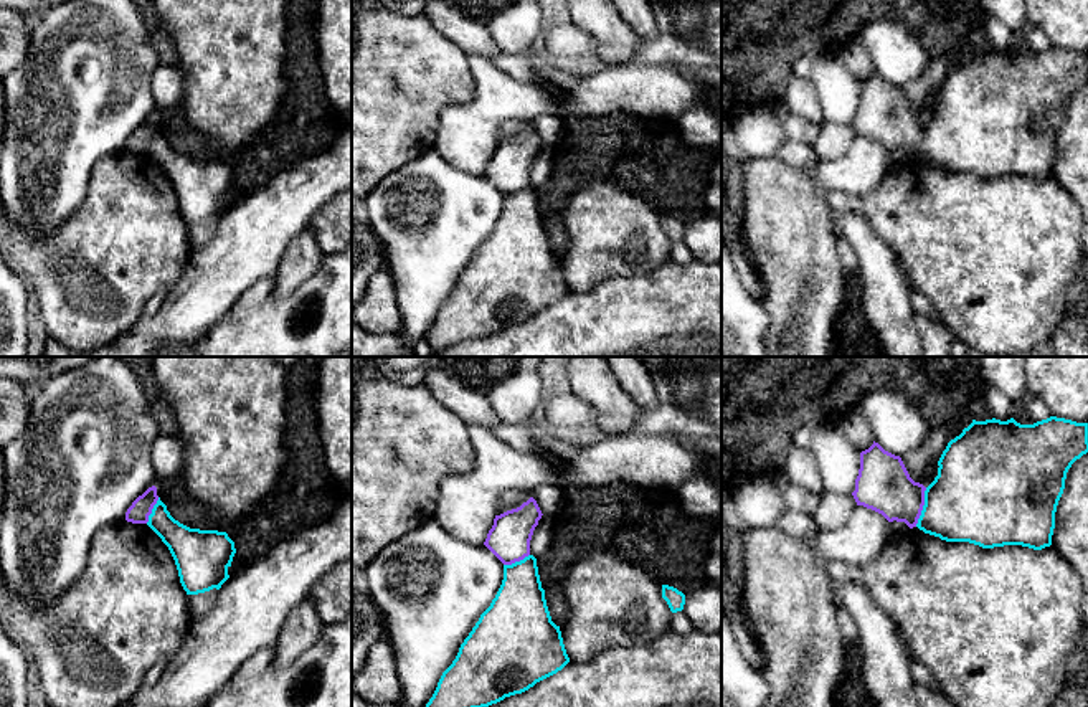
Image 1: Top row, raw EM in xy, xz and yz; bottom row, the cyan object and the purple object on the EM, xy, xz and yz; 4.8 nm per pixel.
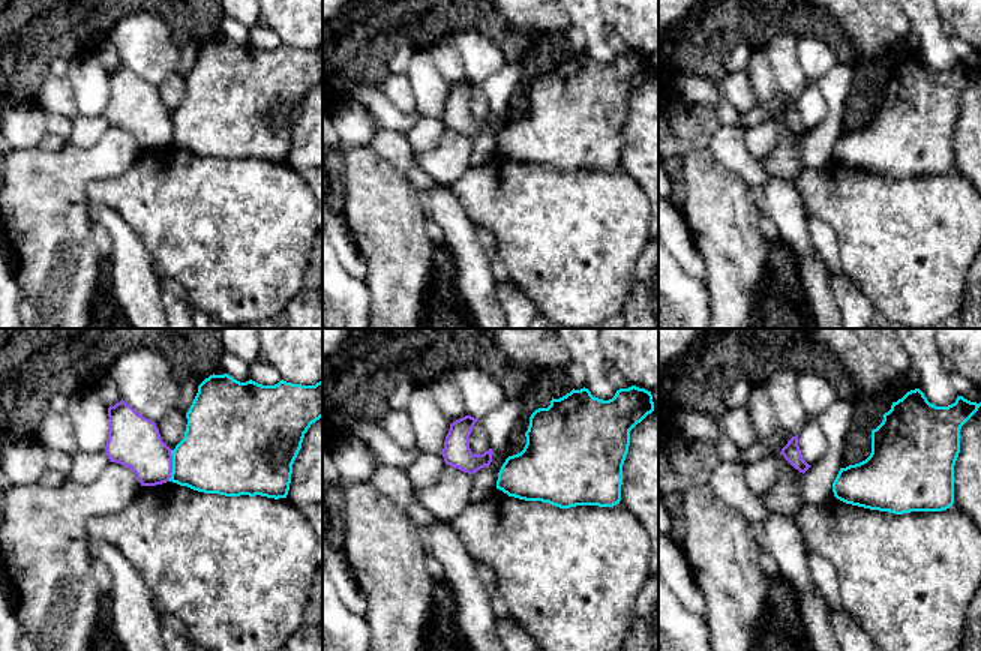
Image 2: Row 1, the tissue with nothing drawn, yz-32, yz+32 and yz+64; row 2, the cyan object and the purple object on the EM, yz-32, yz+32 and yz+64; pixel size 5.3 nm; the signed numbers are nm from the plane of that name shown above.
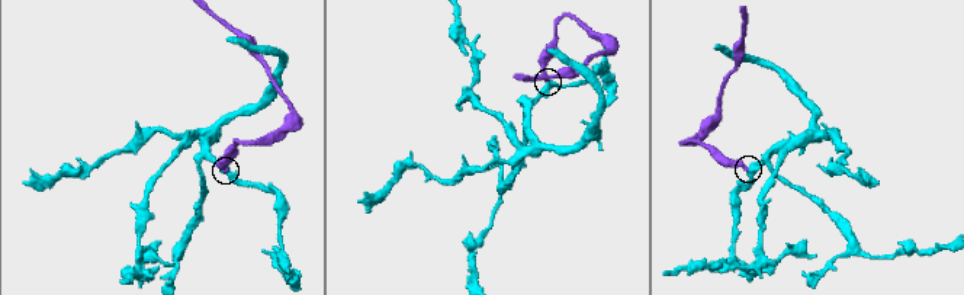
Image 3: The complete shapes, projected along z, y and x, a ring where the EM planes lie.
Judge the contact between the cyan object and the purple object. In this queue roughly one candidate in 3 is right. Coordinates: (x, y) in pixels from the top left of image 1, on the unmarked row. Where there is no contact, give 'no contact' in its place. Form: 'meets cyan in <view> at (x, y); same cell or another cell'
meets cyan in yz at (923, 137); another cell

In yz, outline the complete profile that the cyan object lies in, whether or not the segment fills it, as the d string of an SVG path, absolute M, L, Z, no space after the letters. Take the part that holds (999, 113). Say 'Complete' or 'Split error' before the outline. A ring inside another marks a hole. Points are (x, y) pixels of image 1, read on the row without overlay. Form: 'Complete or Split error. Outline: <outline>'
Complete. Outline: M972 50L943 81L916 157L982 178L1050 177L1067 102L1086 83L1088 53Z

